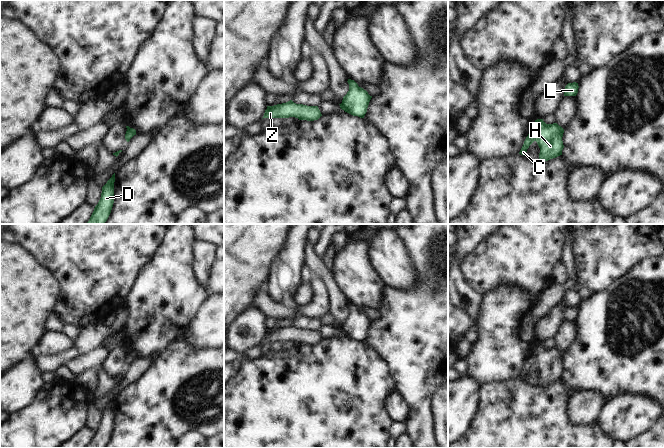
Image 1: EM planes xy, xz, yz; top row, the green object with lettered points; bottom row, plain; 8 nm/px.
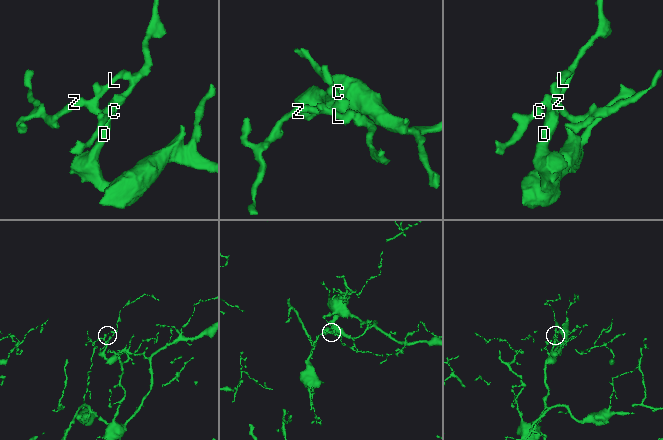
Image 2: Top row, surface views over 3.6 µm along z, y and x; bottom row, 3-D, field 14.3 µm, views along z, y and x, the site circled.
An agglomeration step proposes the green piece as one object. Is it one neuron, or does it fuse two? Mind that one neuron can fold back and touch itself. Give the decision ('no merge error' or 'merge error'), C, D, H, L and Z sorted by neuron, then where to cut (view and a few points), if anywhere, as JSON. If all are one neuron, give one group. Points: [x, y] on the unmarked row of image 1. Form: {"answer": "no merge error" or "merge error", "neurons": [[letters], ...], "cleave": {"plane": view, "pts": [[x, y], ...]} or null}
{"answer": "no merge error", "neurons": [["C", "D", "H", "L", "Z"]], "cleave": null}

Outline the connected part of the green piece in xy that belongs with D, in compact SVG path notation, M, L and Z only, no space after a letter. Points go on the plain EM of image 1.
M115 397L102 411L101 422L95 430L94 435L86 448L105 448L114 427Z

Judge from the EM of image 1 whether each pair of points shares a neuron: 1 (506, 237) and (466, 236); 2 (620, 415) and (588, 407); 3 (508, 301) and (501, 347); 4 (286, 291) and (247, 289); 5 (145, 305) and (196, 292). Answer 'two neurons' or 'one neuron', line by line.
1: two neurons
2: two neurons
3: one neuron
4: two neurons
5: one neuron

